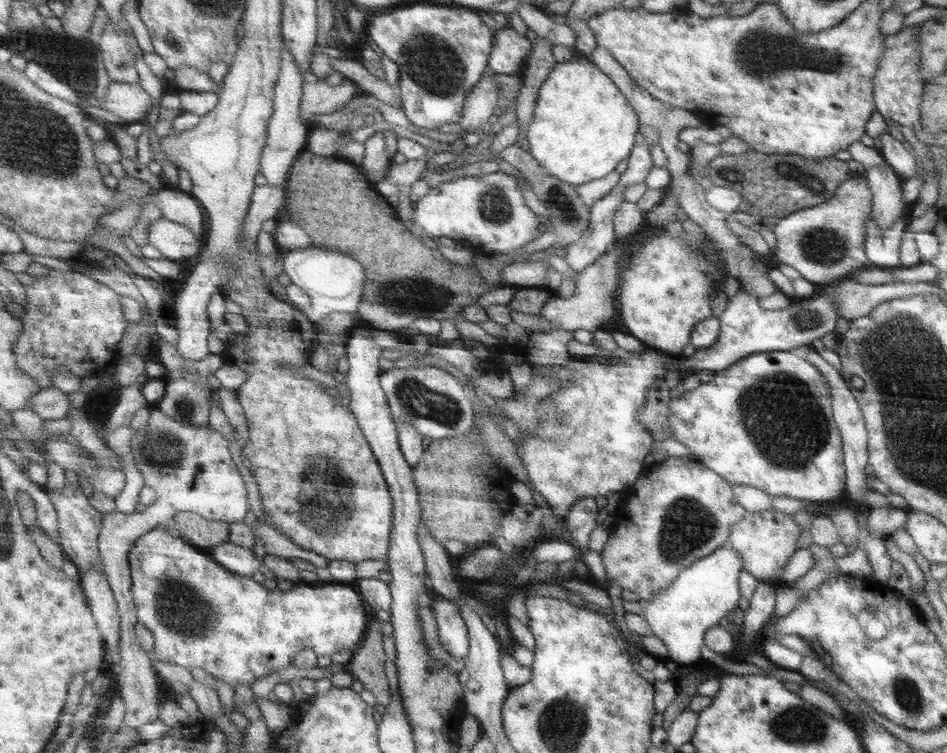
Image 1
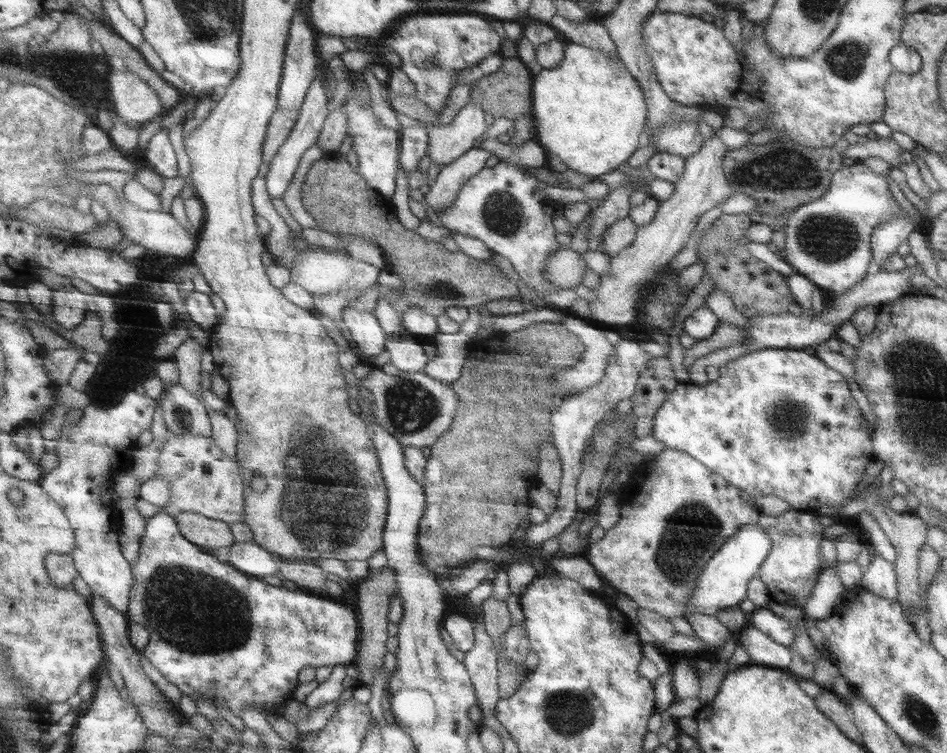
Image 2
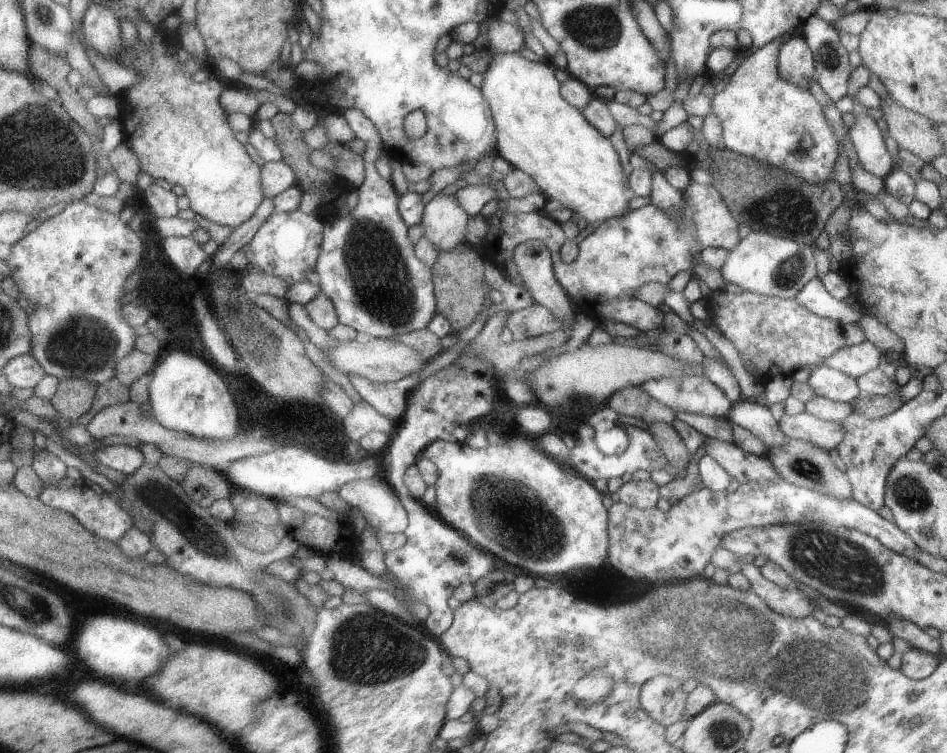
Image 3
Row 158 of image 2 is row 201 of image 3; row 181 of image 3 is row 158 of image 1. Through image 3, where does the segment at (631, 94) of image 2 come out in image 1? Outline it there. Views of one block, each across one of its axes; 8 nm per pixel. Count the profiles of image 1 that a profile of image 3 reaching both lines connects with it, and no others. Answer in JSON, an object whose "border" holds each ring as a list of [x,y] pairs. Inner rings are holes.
{"border":[[[579,54],[572,61],[559,63],[542,87],[537,106],[536,119],[528,131],[531,152],[552,176],[572,186],[601,179],[616,170],[616,166],[632,154],[640,134],[641,121],[634,106],[606,73],[593,64],[592,60]]]}

